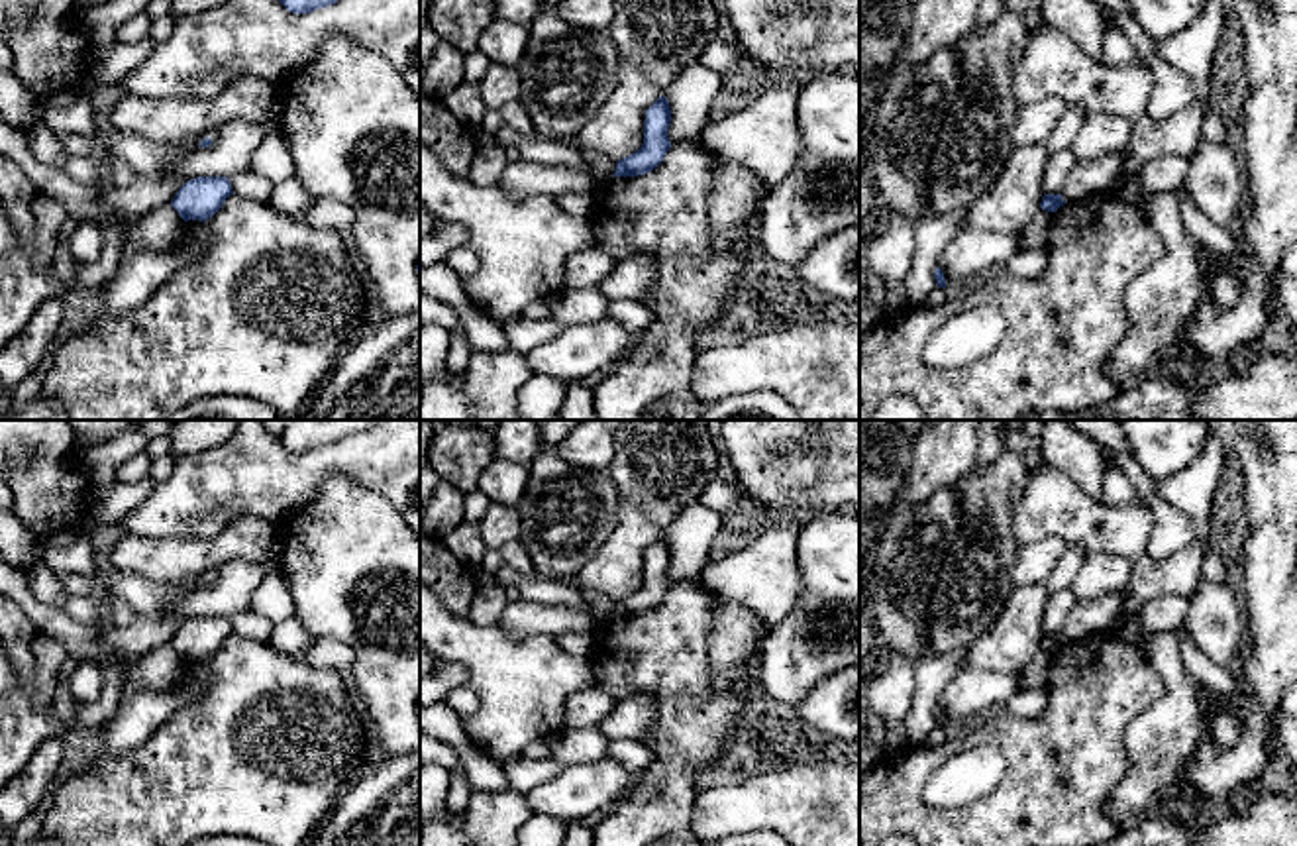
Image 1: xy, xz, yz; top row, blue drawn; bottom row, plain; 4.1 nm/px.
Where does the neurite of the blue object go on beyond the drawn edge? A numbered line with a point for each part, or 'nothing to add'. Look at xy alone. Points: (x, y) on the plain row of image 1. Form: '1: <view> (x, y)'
nothing to add

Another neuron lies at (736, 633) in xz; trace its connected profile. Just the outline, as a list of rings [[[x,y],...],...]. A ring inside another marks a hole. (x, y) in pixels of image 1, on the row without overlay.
[[[716,599],[716,620],[708,642],[714,691],[732,685],[736,669],[753,660],[765,632],[765,622],[750,607]]]

